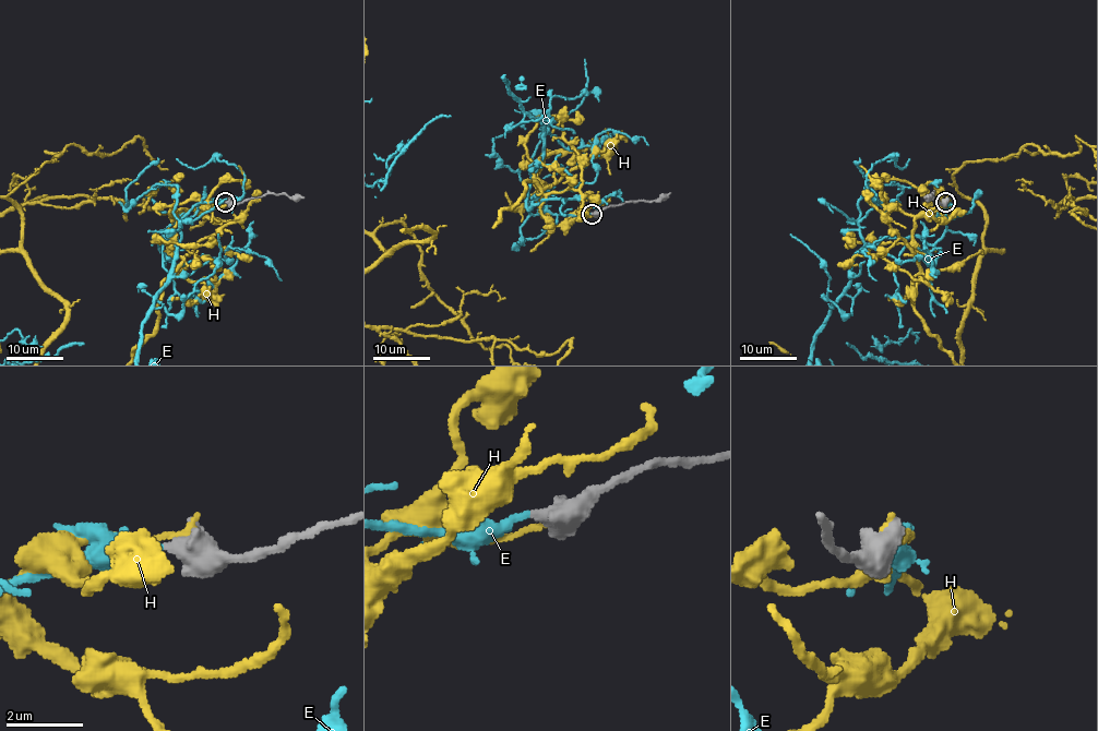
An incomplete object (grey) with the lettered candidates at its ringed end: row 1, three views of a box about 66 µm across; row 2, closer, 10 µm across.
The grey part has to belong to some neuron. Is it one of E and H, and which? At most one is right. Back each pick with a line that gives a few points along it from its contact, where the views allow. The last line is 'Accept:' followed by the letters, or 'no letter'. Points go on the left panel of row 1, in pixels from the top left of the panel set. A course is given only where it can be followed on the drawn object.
Accept: E

